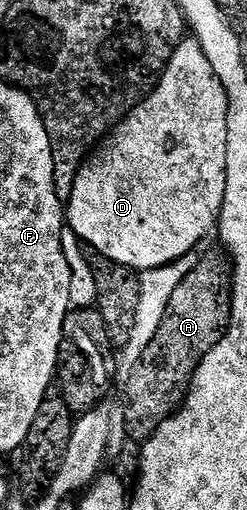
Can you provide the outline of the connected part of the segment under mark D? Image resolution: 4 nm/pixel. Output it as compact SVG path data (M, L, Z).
M185 38L179 43L175 57L159 79L159 84L146 96L135 109L119 124L111 129L109 135L92 151L83 164L83 169L77 174L77 182L73 182L71 197L65 201L65 220L71 228L91 248L96 248L103 256L112 260L112 265L128 270L138 270L140 273L150 272L153 268L163 268L183 256L191 256L194 248L212 235L213 229L219 223L219 212L223 208L223 199L227 189L227 143L230 140L230 128L227 116L231 113L231 104L227 100L227 90L217 78L202 45L194 38Z

